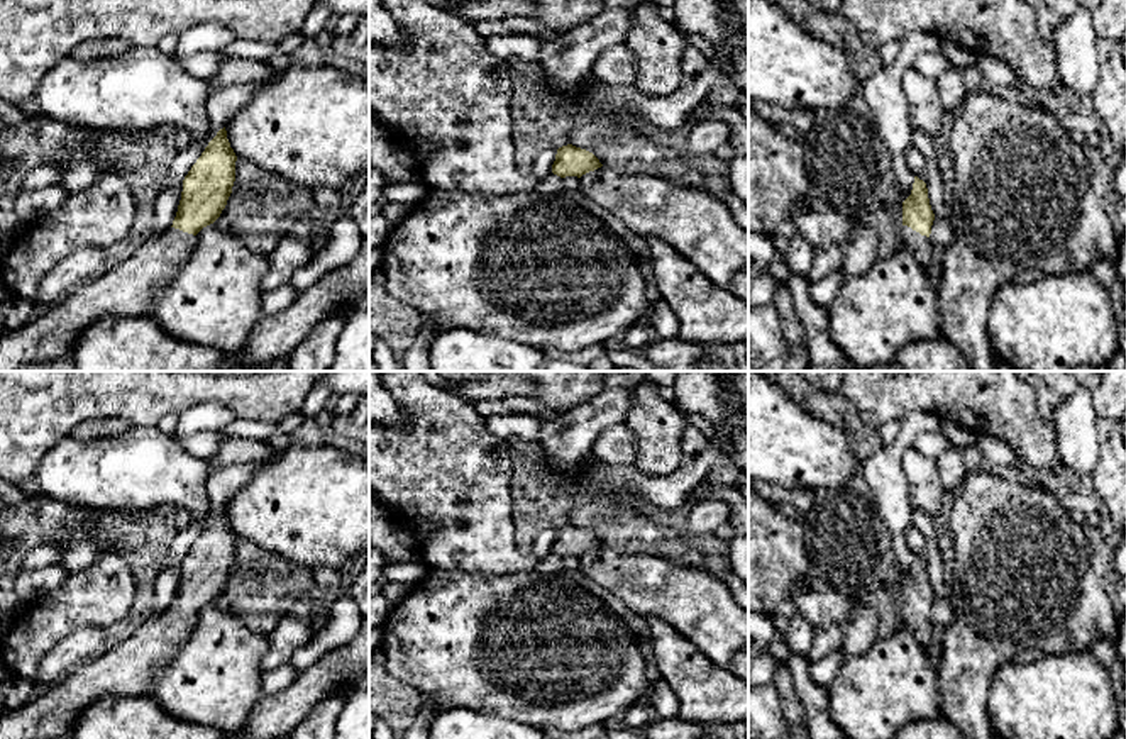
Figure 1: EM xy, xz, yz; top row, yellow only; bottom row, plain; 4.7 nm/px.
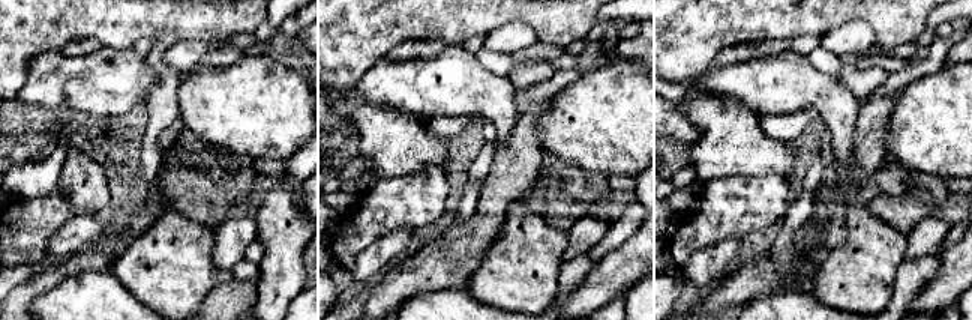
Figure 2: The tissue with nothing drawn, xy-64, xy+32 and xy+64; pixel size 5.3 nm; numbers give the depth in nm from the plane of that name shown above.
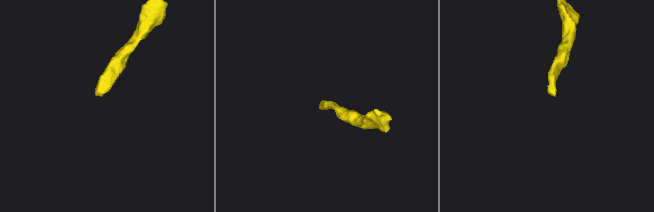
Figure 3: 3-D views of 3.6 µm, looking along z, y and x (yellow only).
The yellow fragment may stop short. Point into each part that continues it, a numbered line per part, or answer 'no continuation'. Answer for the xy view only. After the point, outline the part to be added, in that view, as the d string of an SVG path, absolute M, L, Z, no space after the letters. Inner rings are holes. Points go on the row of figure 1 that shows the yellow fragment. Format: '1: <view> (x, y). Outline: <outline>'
1: xy (126, 288). Outline: M169 227L144 244L125 261L107 268L86 283L75 288L63 302L42 310L34 320L7 331L0 339L0 371L20 371L25 366L39 371L44 364L59 361L69 351L75 337L90 324L108 315L149 315L152 314L156 286L164 286L181 263L188 259L196 236Z

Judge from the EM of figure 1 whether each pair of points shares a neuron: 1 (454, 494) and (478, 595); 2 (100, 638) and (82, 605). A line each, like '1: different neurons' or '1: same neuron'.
1: different neurons
2: different neurons

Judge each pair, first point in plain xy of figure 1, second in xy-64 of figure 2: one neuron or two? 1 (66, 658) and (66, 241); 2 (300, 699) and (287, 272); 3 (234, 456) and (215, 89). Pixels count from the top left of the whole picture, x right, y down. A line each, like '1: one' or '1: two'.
1: one
2: two
3: two

